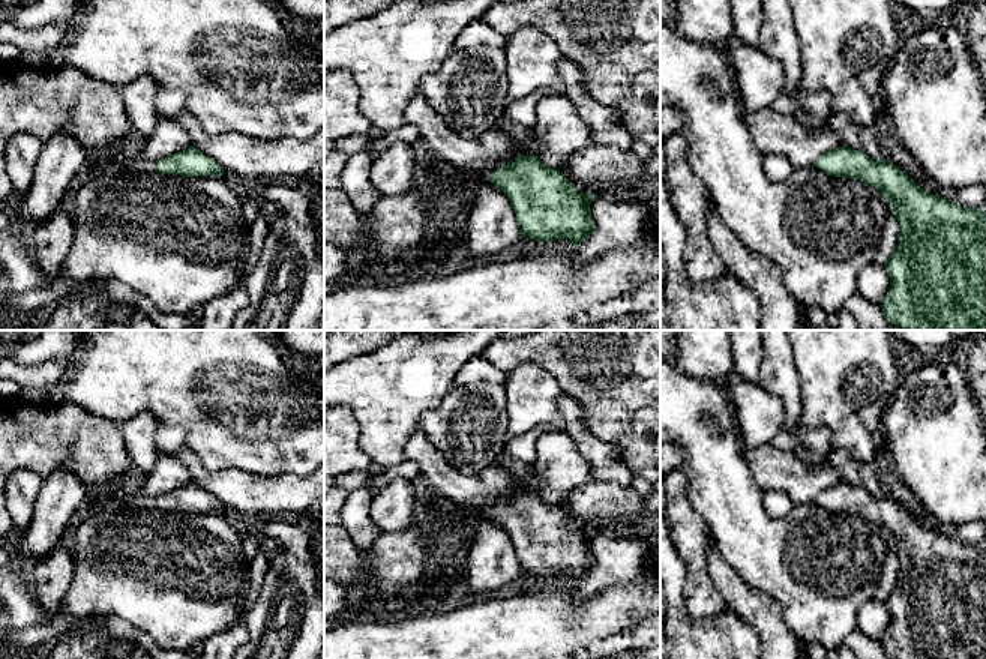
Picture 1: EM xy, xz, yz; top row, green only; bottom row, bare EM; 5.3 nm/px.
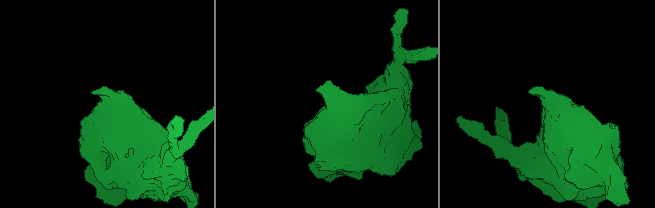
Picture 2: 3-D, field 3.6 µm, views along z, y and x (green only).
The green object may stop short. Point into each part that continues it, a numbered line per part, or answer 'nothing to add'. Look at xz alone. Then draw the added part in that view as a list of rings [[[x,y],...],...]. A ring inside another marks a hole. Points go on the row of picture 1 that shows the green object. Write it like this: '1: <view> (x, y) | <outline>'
1: xz (483, 155) | [[[420,92],[405,107],[404,117],[408,125],[417,126],[426,153],[435,153],[465,171],[491,177],[498,167],[516,158],[512,140],[500,131],[486,131],[480,138],[452,132]]]

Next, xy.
1: xy (141, 164) | [[[144,156],[129,159],[123,165],[134,171],[158,173],[158,161],[150,161]]]

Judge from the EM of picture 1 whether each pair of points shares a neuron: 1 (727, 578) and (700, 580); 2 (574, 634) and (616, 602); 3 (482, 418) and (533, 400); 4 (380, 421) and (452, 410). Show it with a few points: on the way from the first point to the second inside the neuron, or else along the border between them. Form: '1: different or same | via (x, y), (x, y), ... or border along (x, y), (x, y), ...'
1: different | border along (709, 545), (709, 575), (731, 608)
2: same | via (584, 623), (605, 613)
3: different | border along (503, 386), (508, 421), (506, 439)
4: different | border along (447, 391), (435, 407), (420, 416), (417, 427)

